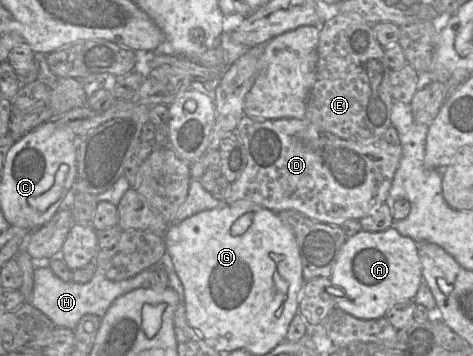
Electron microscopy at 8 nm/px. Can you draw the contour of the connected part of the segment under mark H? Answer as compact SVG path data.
M33 259L34 285L30 303L46 315L59 328L73 330L80 319L86 314L93 314L102 318L112 302L118 297L143 287L149 279L149 271L144 270L134 277L121 281L108 279L102 270L96 270L92 279L87 283L63 281L56 276L49 266L50 259Z

